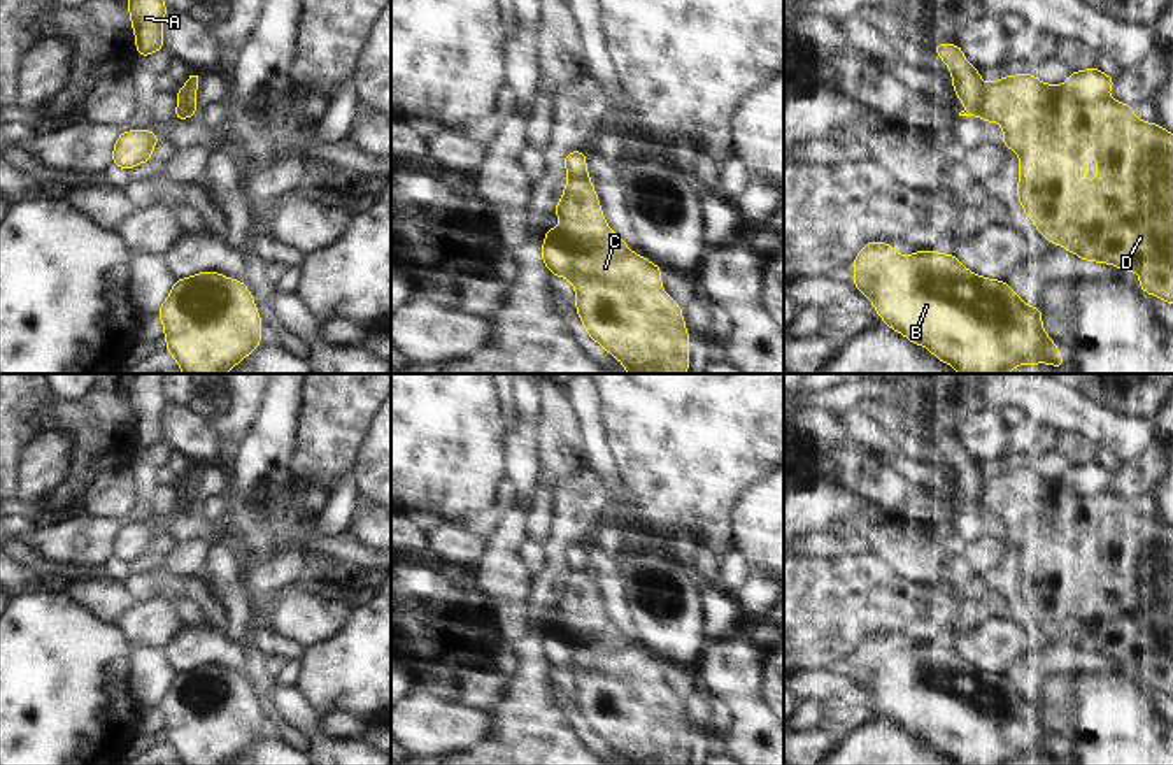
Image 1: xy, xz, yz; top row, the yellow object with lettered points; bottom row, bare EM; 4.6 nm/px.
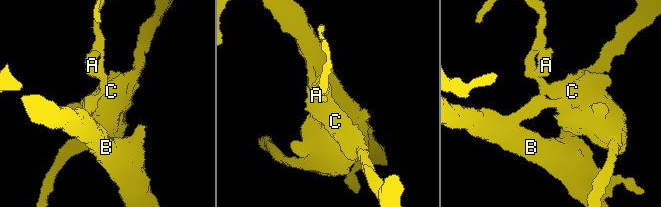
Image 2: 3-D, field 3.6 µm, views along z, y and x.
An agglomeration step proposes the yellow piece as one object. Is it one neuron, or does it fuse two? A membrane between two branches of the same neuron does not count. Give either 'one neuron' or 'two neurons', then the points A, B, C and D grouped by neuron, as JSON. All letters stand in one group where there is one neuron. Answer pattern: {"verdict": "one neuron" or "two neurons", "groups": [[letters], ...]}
{"verdict": "two neurons", "groups": [["A", "B"], ["C", "D"]]}

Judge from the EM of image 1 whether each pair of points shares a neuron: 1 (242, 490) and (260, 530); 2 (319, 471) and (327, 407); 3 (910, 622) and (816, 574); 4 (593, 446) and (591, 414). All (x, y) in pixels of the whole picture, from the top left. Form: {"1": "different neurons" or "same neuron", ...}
{"1": "same neuron", "2": "same neuron", "3": "same neuron", "4": "same neuron"}

